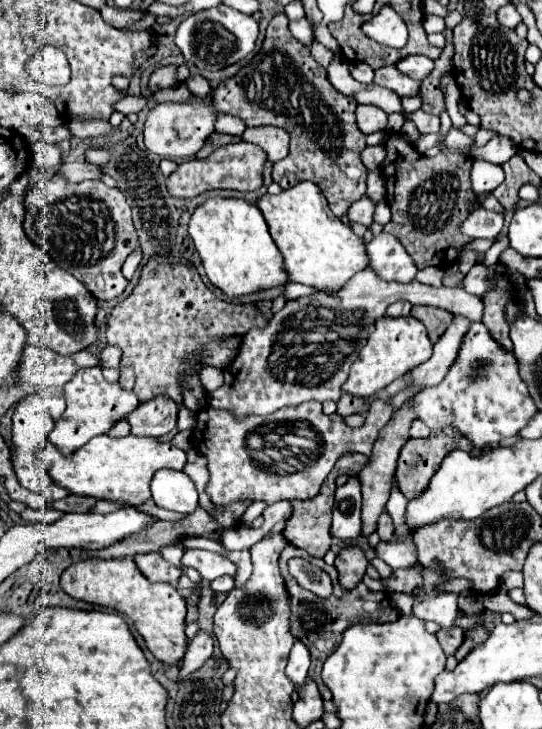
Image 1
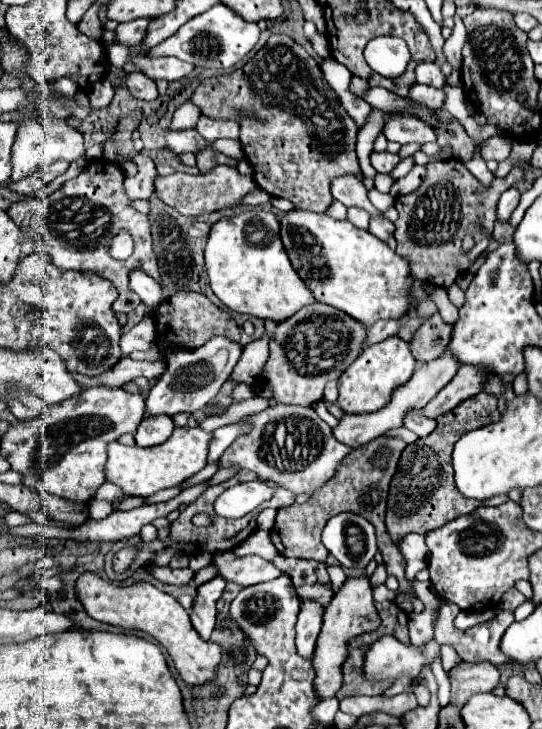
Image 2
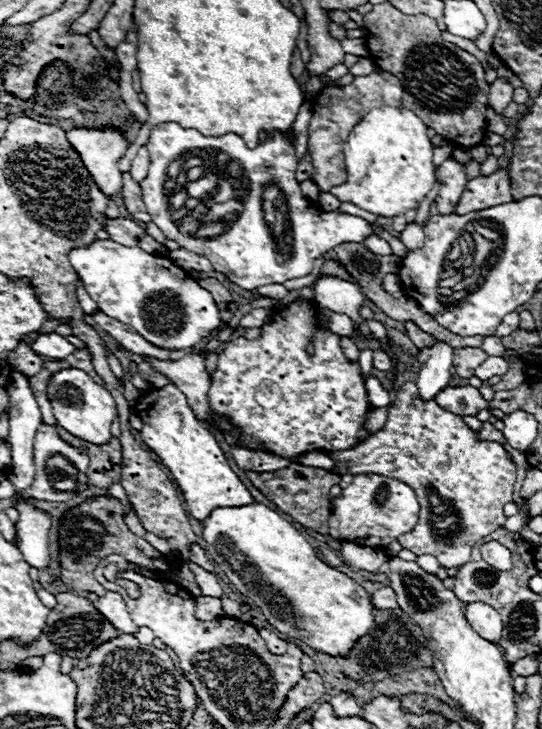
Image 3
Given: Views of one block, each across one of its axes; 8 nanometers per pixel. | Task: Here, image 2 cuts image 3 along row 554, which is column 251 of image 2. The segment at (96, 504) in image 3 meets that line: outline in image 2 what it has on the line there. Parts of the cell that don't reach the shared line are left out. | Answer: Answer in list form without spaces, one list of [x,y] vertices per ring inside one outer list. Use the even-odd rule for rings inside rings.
[[[272,34],[266,46],[240,70],[200,82],[192,104],[212,120],[240,120],[238,110],[252,110],[264,122],[240,120],[240,142],[254,166],[254,182],[270,196],[286,198],[296,208],[326,212],[332,204],[330,184],[344,174],[358,174],[356,124],[324,80],[316,60],[290,36]]]

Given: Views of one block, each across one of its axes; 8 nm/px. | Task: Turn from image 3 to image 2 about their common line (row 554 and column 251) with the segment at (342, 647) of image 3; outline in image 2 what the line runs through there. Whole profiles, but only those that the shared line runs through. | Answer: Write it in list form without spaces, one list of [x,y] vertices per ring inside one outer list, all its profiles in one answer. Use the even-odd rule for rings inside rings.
[[[248,210],[216,222],[206,244],[206,272],[212,292],[220,302],[238,312],[262,320],[288,320],[300,308],[314,302],[312,292],[292,268],[280,240],[280,222],[272,212]]]

